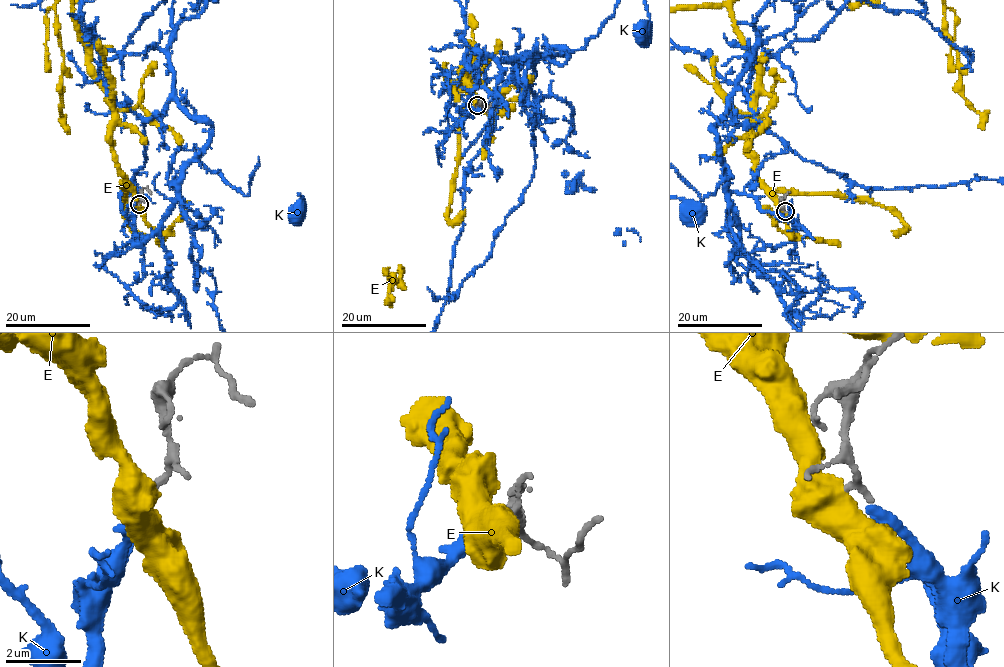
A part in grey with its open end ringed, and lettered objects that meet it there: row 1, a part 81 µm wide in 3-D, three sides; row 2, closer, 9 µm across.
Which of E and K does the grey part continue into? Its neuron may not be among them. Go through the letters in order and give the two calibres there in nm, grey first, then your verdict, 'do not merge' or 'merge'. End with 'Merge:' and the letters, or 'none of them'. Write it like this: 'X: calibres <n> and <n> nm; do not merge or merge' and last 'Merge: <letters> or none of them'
E: calibres 200 and 800 nm; do not merge
K: calibres 190 and 360 nm; merge
Merge: K

